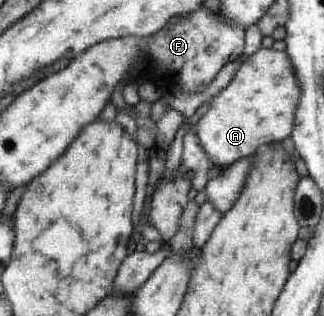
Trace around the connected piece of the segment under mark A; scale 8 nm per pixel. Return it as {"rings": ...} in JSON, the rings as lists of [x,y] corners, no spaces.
{"rings":[[[260,48],[257,52],[250,55],[239,70],[233,77],[229,86],[219,92],[217,95],[213,96],[213,101],[211,101],[211,106],[208,111],[201,117],[199,124],[197,126],[197,131],[195,132],[205,153],[210,161],[214,161],[211,163],[211,166],[231,166],[232,164],[237,163],[240,161],[241,158],[253,156],[259,149],[262,147],[266,147],[267,145],[277,144],[282,141],[285,141],[287,137],[292,135],[293,128],[295,125],[295,117],[296,117],[296,109],[297,104],[300,101],[301,97],[301,88],[300,83],[298,82],[296,76],[296,68],[293,67],[292,59],[285,53],[285,51],[273,50],[273,48]]]}

